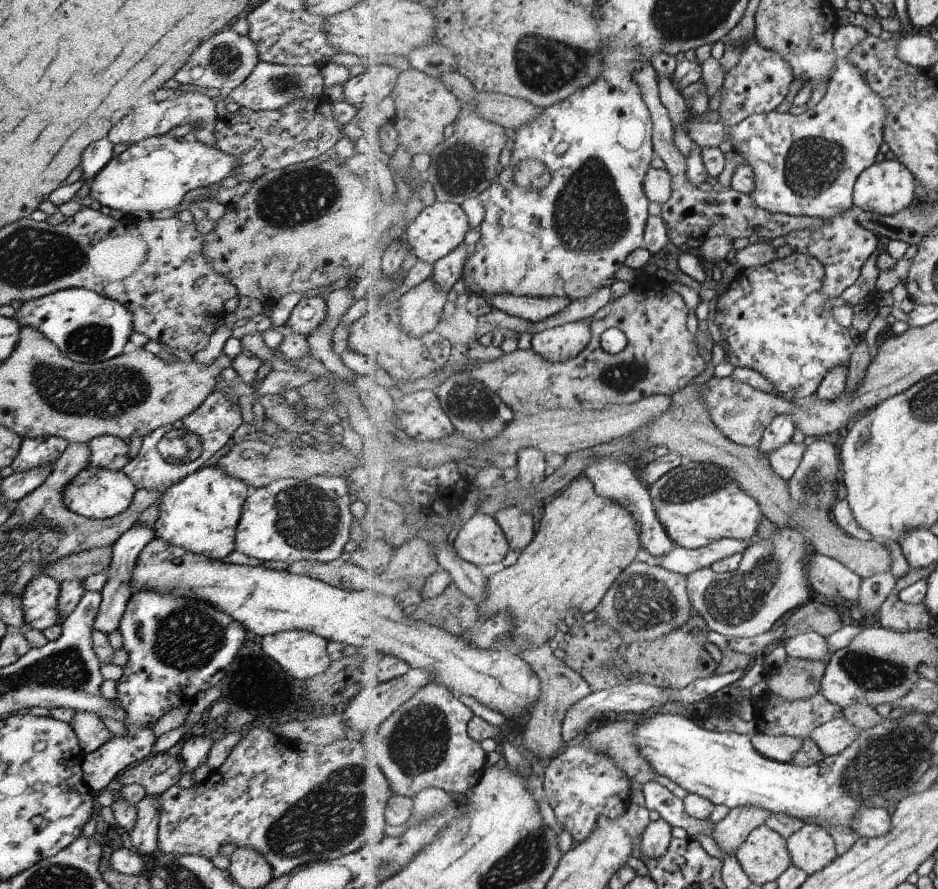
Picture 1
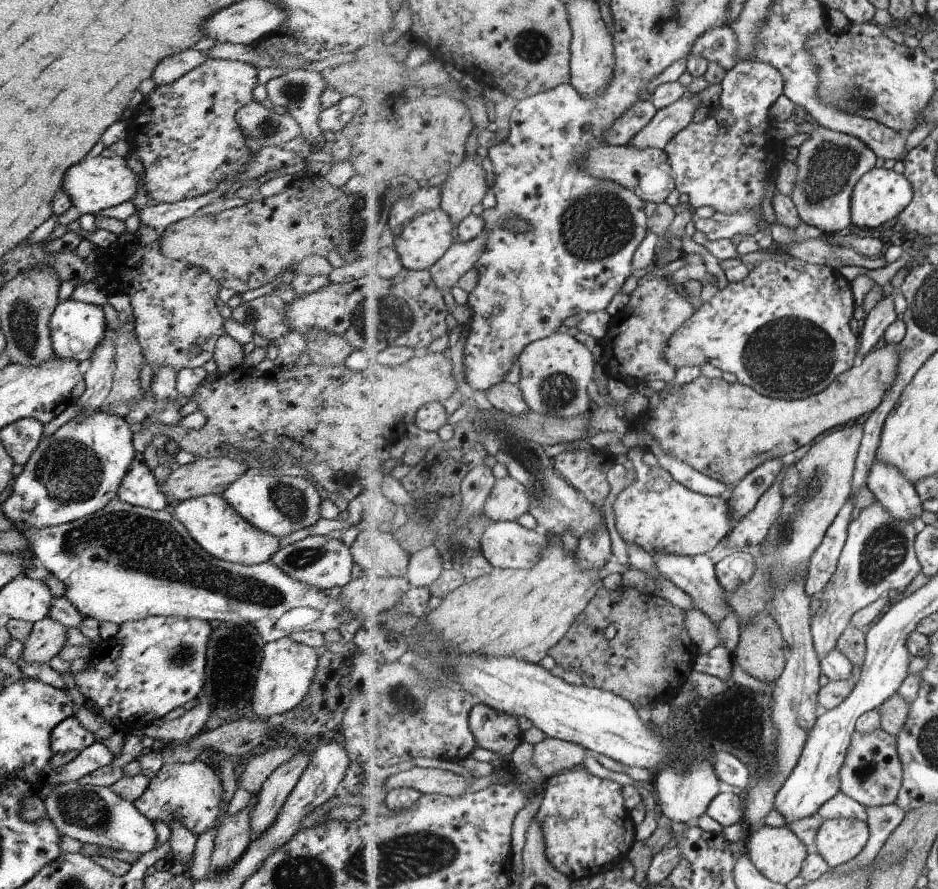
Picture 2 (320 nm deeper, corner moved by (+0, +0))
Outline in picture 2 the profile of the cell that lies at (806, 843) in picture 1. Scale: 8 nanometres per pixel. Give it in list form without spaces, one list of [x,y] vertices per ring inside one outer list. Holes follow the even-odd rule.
[[[859,818],[827,820],[817,832],[815,852],[835,868],[863,852],[869,842],[869,832],[869,824]]]

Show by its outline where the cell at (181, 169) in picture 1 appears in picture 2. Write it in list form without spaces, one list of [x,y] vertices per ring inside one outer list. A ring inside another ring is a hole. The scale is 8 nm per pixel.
[[[115,157],[101,158],[83,158],[75,166],[67,168],[61,180],[61,190],[69,196],[71,205],[77,208],[80,215],[97,214],[99,210],[107,210],[123,202],[131,201],[135,194],[137,186],[136,174],[127,166],[124,158]]]

